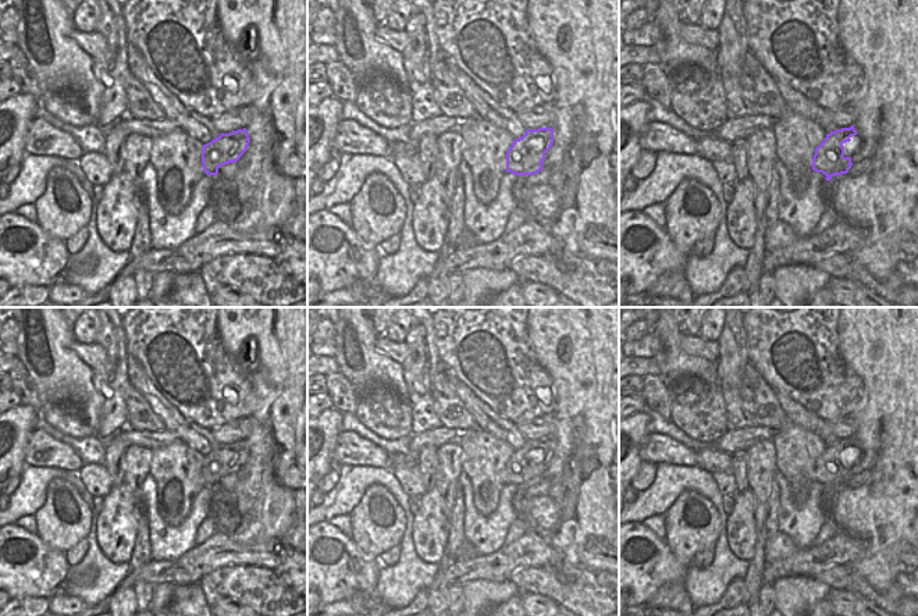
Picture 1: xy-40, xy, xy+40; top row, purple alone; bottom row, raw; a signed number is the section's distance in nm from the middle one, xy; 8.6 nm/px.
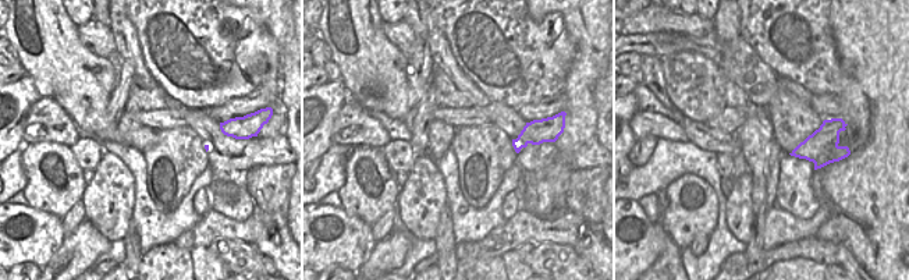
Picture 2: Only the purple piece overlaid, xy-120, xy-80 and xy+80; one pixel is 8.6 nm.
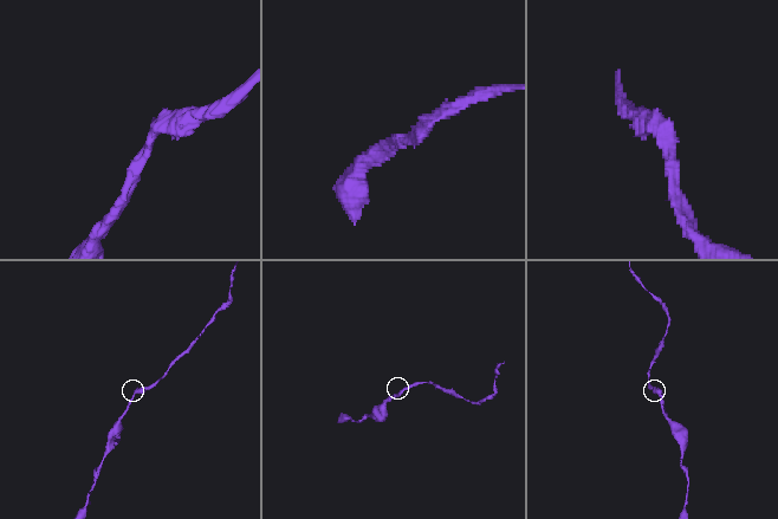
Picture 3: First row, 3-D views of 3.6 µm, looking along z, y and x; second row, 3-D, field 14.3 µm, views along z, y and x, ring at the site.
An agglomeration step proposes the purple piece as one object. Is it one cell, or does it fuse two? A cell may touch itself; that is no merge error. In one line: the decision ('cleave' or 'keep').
keep

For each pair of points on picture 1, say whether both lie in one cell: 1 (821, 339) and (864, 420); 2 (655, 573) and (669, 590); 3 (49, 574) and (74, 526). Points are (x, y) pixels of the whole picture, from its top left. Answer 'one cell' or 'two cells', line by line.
1: two cells
2: two cells
3: two cells

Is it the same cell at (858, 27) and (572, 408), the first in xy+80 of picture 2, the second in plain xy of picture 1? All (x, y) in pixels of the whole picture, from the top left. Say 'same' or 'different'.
same

